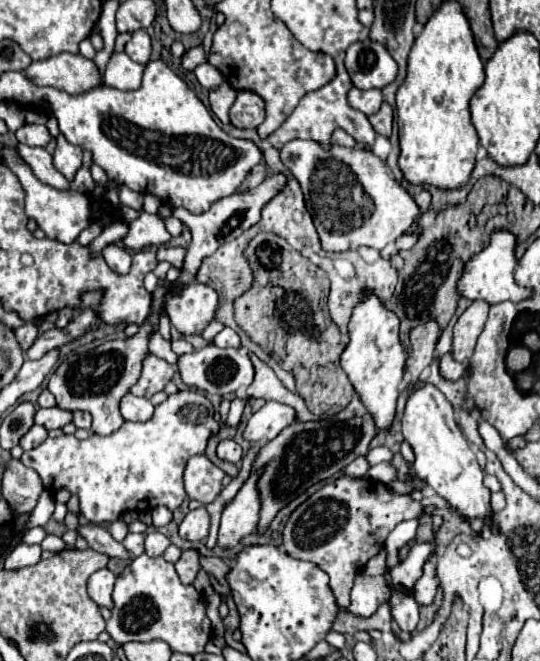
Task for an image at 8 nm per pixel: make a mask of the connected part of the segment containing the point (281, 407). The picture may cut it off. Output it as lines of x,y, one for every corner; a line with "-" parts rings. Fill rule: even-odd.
265,402
265,406
255,412
245,430
243,430
243,438
247,442
257,442
257,444
265,444
269,440
273,440
287,424
295,422
295,410
287,404
279,404
279,402

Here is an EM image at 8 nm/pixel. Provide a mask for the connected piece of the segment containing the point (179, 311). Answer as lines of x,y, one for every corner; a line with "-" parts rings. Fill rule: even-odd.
199,282
171,289
166,296
165,309
171,324
181,334
201,334
213,320
217,308
217,292

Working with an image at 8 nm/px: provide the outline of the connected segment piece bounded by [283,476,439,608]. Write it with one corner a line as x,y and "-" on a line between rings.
341,476
315,492
291,514
283,530
283,550
291,558
307,560
319,566
329,576
329,588
337,600
337,606
347,608
351,602
349,592
355,574
363,570
367,560
383,548
387,534
399,522
419,518
423,508
431,506
427,504
429,496
439,495
427,487
423,499
416,501
411,496
395,496
393,492
387,492
387,486
381,482

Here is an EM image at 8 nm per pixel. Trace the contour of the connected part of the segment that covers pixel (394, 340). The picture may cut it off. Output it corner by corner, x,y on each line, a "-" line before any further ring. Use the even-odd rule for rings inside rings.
367,292
363,302
355,306
355,312
351,316
349,344
341,356
341,368
349,376
355,392
359,394
367,412
373,416
379,430
391,430
405,358
405,348
399,342
399,318
391,310
387,310
377,296
371,296
371,292

